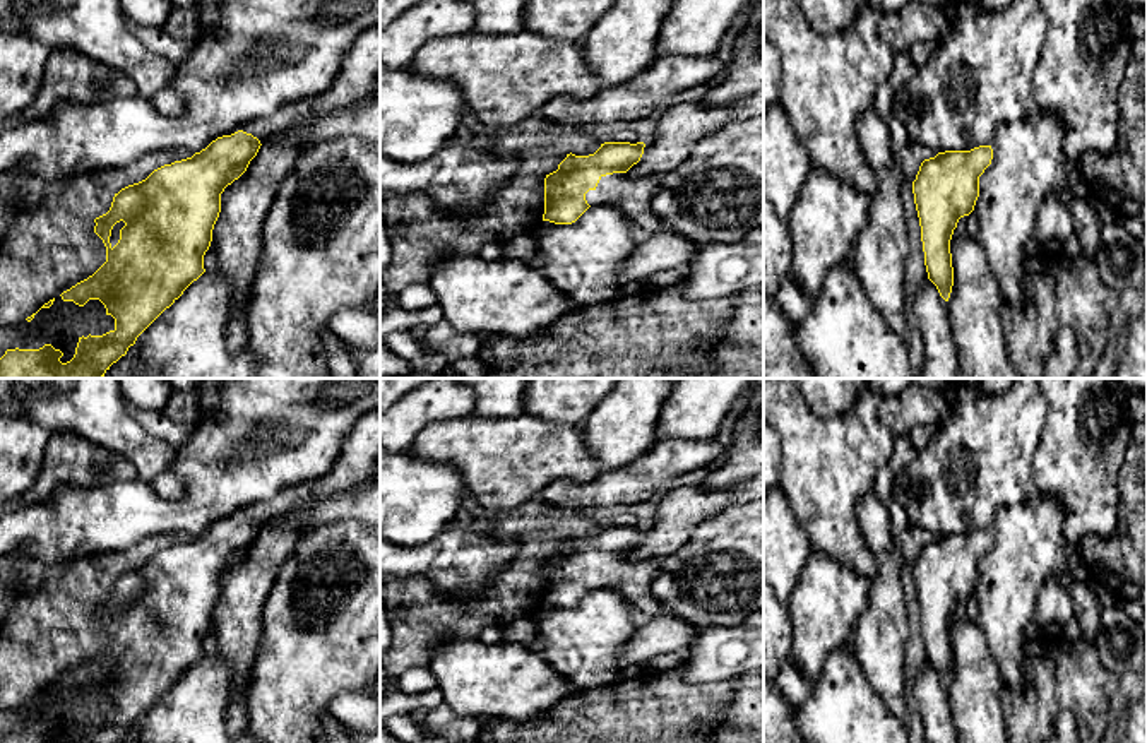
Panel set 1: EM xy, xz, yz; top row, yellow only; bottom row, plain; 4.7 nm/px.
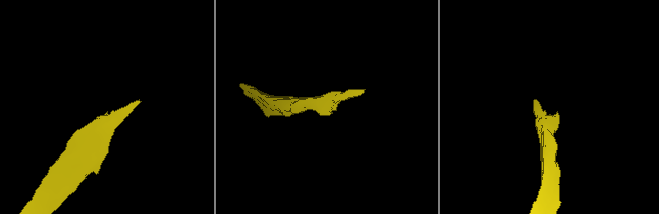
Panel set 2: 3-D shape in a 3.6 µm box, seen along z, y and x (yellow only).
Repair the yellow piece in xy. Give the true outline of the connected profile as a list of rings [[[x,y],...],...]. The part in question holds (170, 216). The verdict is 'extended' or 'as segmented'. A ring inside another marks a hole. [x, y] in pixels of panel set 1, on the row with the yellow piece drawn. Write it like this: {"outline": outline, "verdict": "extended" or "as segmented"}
{"outline": [[[380,22],[361,33],[349,46],[337,77],[324,92],[289,103],[270,116],[243,123],[228,135],[217,137],[192,158],[164,164],[146,180],[115,193],[110,211],[94,219],[94,233],[106,247],[106,262],[92,276],[60,294],[63,301],[74,301],[79,306],[84,306],[89,300],[99,300],[106,308],[106,315],[115,318],[115,329],[103,336],[79,337],[75,354],[67,363],[60,361],[63,353],[51,344],[45,344],[39,349],[7,349],[0,358],[0,378],[103,378],[110,366],[127,354],[137,337],[205,272],[204,255],[211,247],[212,229],[221,212],[221,193],[247,171],[262,144],[293,139],[310,147],[348,135],[361,139],[380,137]],[[120,221],[125,226],[120,229],[120,240],[113,247],[110,243],[111,229]]], "verdict": "extended"}

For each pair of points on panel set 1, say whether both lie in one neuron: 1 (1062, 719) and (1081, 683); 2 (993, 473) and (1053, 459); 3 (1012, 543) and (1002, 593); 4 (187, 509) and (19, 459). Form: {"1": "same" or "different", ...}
{"1": "different", "2": "different", "3": "same", "4": "different"}

